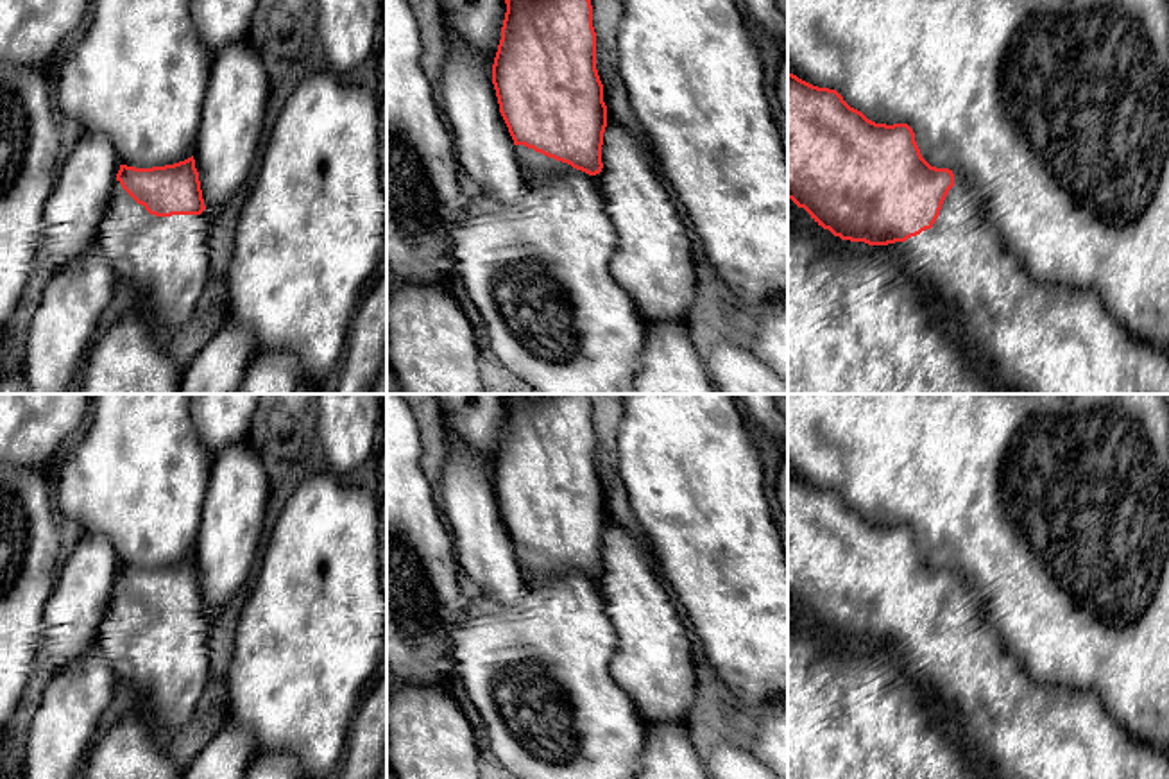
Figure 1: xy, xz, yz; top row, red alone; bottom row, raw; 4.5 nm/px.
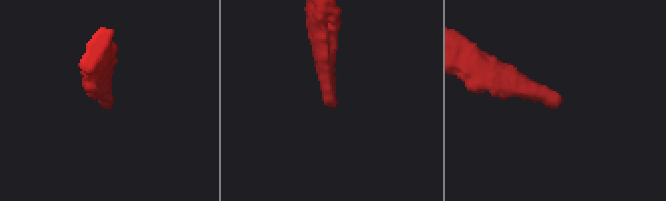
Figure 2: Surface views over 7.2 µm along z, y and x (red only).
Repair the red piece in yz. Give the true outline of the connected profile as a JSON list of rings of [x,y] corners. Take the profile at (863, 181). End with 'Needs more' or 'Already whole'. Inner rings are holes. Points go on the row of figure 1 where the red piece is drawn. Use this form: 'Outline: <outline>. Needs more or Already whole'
Outline: [[[788,72],[788,199],[804,208],[811,218],[834,236],[868,245],[886,245],[908,254],[908,269],[924,285],[929,299],[954,322],[968,355],[981,360],[1004,394],[1169,394],[1169,355],[1130,337],[1108,312],[1097,290],[1058,288],[1035,279],[1006,247],[999,227],[988,218],[981,199],[949,168],[931,167],[920,154],[915,133],[908,124],[875,124],[850,107],[836,90],[813,86]]]. Needs more

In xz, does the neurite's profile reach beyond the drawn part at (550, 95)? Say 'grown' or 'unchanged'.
grown

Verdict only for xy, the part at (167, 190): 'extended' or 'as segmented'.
extended

